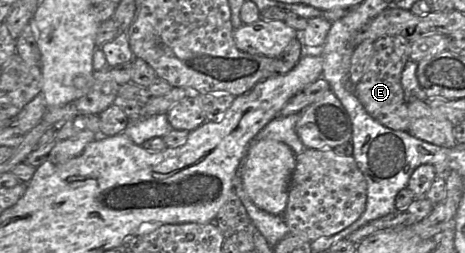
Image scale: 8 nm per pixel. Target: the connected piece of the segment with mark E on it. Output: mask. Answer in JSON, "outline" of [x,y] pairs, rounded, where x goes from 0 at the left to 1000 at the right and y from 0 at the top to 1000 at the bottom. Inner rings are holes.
{"outline":[[[824,142],[802,166],[796,241],[759,364],[787,443],[824,498],[843,514],[875,518],[880,455],[875,387],[862,336],[865,281],[877,245],[882,170],[869,146]]]}

